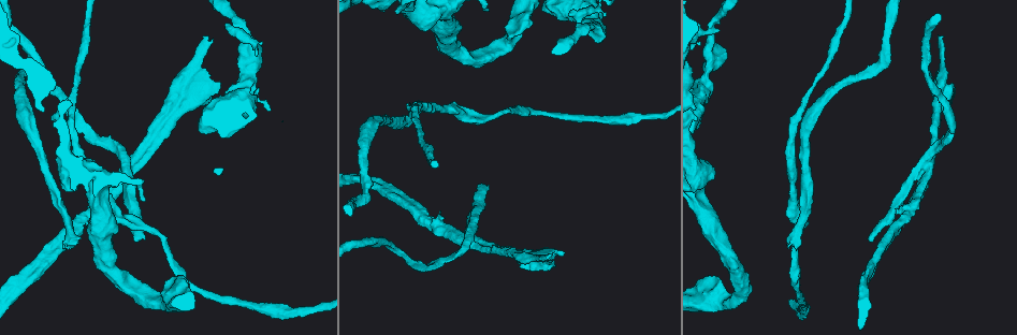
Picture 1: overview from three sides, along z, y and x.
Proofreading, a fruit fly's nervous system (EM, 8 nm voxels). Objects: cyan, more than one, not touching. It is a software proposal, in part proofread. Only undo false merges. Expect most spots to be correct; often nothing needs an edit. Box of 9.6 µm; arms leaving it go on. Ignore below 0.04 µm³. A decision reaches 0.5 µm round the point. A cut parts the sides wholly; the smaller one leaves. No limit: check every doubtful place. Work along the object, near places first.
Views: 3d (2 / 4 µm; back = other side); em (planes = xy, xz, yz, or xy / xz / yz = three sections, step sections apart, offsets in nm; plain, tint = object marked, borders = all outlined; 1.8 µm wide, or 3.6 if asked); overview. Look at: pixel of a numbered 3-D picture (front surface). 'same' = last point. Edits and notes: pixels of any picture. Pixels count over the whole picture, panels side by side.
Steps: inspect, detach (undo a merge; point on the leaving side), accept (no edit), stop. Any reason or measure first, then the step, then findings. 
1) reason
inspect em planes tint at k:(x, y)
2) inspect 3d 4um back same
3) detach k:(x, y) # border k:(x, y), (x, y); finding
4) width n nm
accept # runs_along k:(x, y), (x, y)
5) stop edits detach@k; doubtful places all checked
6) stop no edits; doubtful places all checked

calibre changes
inspect em xz step 8 tint at 1:(587, 28)

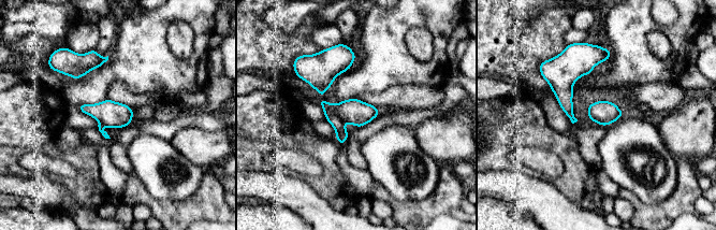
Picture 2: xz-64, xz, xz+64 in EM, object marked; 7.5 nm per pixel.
cut it another way
inspect em planes tint same

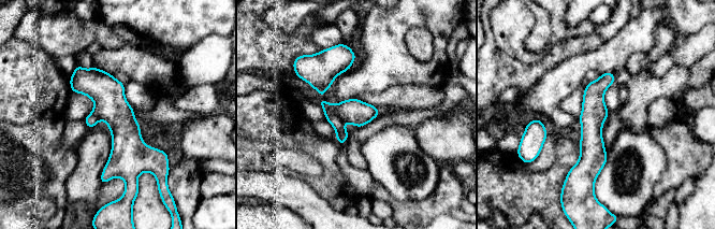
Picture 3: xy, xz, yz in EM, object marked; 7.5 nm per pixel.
detach 3:(341, 134) # border 3:(330, 104), (333, 112), (344, 122); two cells meet here

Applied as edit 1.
inspect overview

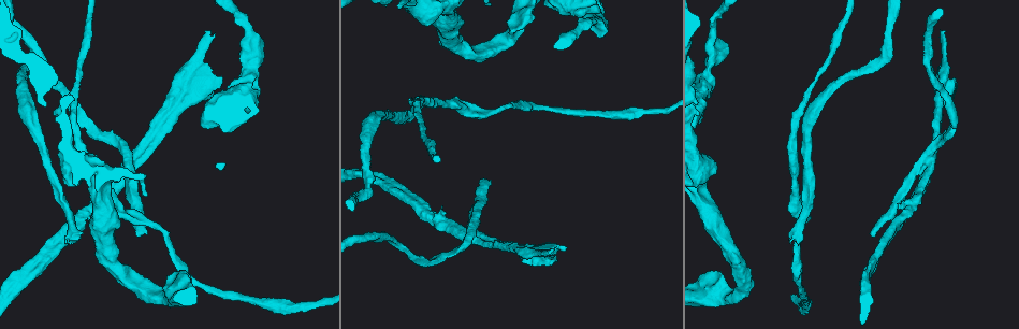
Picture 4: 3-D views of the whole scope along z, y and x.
abrupt turn
inspect 3d 4um at 4:(478, 242)

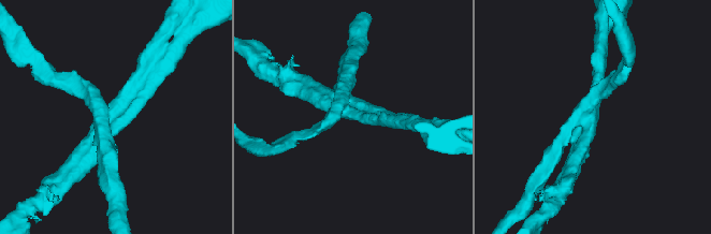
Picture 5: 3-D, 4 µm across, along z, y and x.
arms 4; need the tissue
inspect em planes plain at 5:(351, 115)

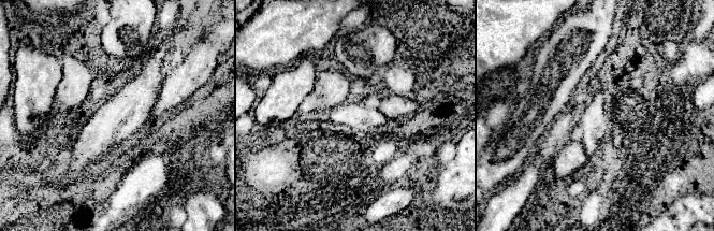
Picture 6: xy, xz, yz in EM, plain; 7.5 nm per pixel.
inspect em planes tint same

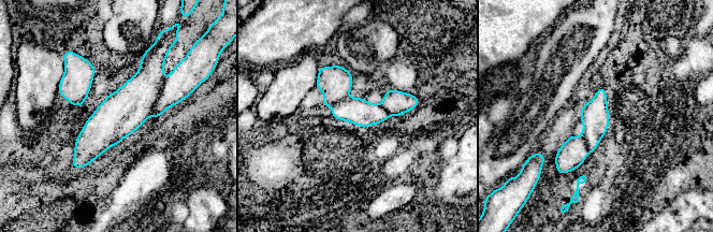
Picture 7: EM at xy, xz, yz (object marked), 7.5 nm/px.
detach 7:(335, 82) # border 7:(348, 97), (337, 101), (332, 106); two cells meet here

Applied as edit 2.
closes a loop
inspect 3d 2um at 5:(383, 116)

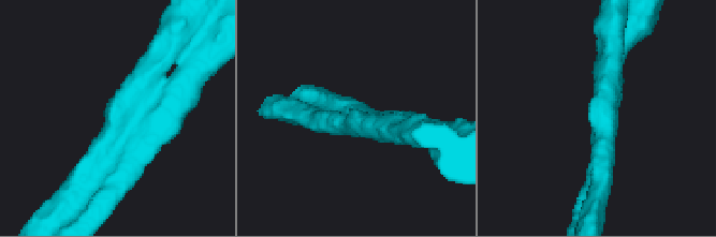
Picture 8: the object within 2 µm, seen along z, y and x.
now the EM
inspect em xz step 4 tint at 8:(598, 119)

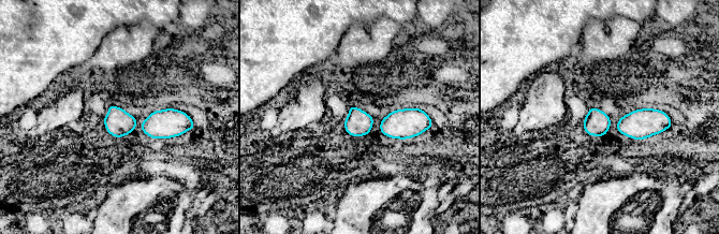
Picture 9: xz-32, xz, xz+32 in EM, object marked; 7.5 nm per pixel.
inspect em planes tint same

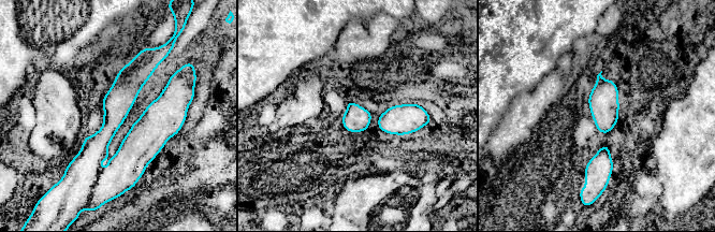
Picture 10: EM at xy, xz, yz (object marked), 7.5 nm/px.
accept # continuous, no second cell

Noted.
a fork
inspect 3d 2um at 4:(192, 97)

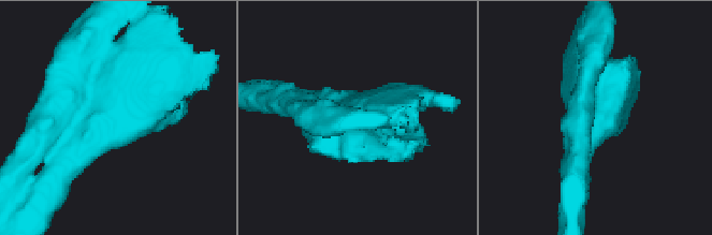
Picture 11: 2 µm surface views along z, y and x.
now the EM
inspect em xy step 4 tint at 11:(597, 113)

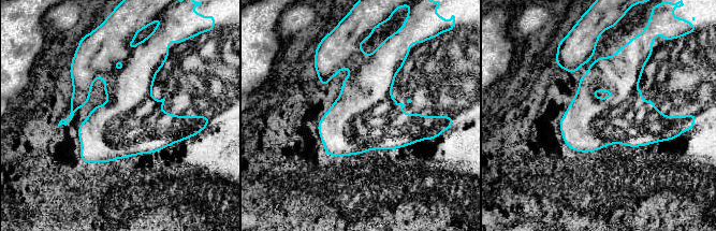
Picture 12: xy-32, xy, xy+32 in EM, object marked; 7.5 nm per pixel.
inspect em planes tint same

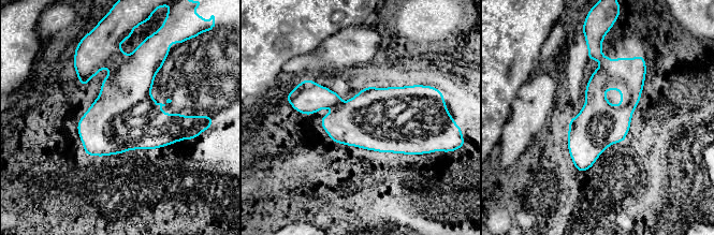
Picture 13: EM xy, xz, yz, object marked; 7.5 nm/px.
accept # continuous, no second cell

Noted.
abrupt turn
inspect 3d 2um at 4:(703, 297)

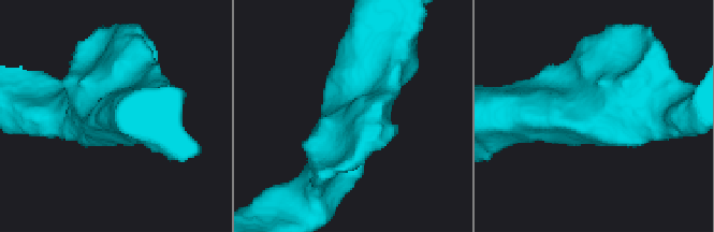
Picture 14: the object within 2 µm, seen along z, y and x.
shape alone is not enough
inspect em 3.6um xz step 16 tint at 14:(589, 110)

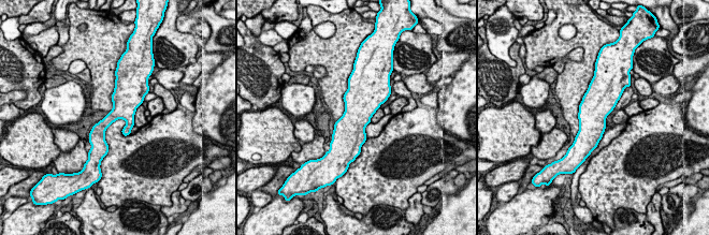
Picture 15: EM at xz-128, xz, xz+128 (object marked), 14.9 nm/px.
another direction
inspect em 3.6um planes tint same

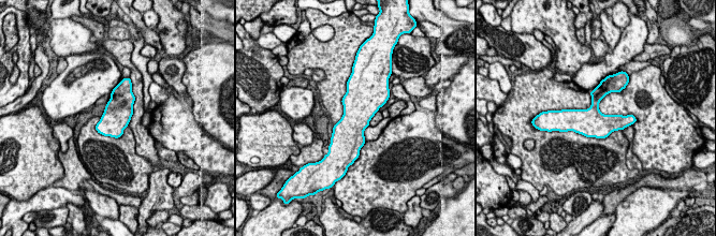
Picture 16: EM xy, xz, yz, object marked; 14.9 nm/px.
width 420 nm
accept # one cell here

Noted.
stop edits detach@3, detach@7; doubtful places all checked

